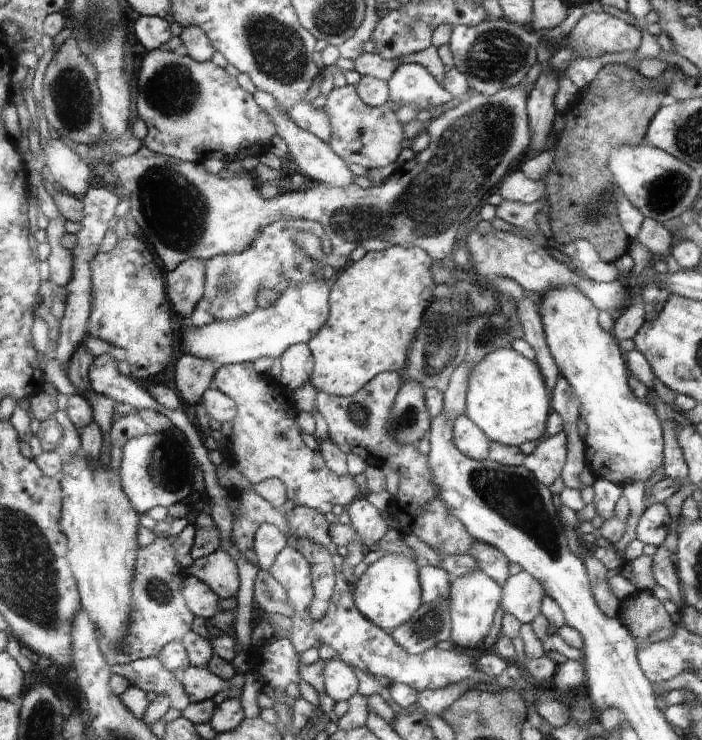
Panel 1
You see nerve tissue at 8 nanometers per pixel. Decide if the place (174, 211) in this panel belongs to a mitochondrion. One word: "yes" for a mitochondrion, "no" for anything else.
yes

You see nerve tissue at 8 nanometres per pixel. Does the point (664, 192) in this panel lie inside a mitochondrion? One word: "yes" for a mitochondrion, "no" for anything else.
yes

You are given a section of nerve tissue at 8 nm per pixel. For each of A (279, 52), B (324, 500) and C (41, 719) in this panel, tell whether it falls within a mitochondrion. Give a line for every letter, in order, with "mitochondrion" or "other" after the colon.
A: mitochondrion
B: other
C: mitochondrion

